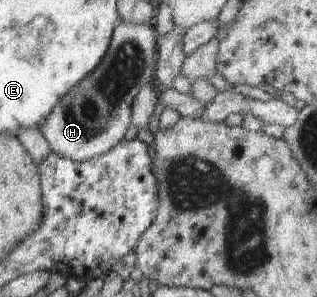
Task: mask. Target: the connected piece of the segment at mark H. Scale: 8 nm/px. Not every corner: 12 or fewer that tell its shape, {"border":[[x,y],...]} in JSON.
{"border":[[151,24],[108,52],[46,116],[52,153],[82,162],[124,139],[158,66]]}

